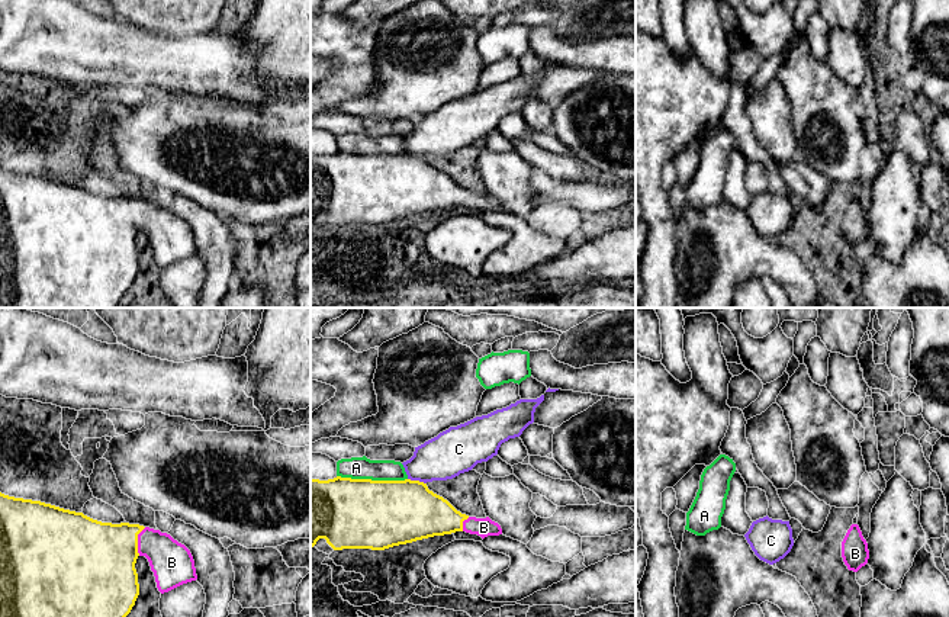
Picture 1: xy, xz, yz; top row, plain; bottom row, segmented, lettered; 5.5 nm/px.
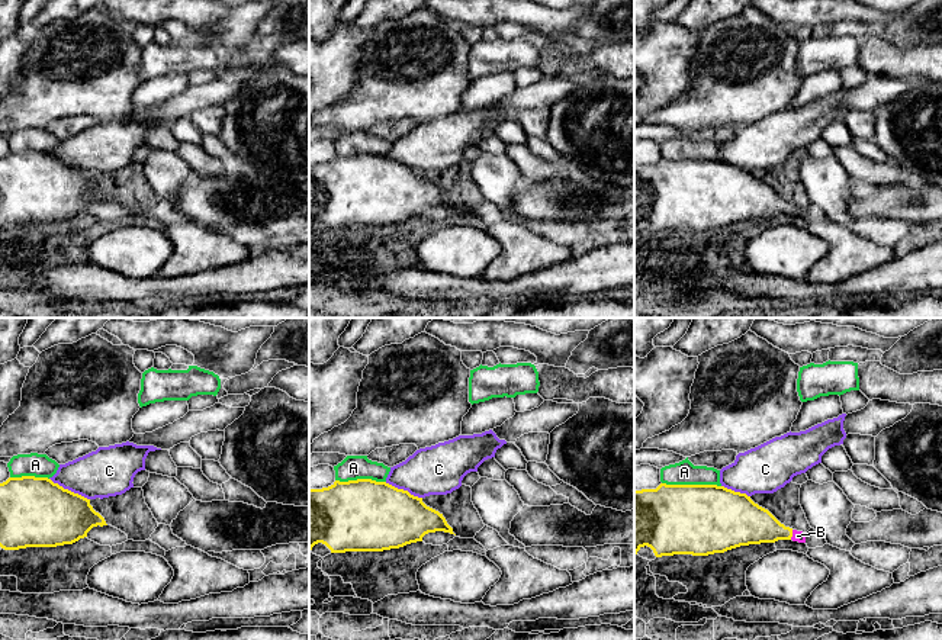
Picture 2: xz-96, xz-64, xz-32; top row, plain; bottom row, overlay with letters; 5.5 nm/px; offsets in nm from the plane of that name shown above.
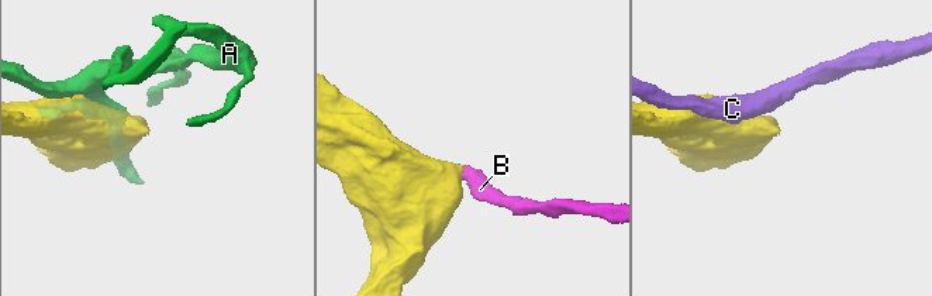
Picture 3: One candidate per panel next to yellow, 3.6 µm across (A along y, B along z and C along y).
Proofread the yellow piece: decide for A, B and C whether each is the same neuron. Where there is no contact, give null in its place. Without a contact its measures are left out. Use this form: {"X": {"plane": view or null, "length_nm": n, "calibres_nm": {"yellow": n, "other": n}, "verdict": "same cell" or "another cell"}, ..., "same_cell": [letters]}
{"A": {"plane": "xz", "length_nm": 400, "calibres_nm": {"yellow": 380, "other": 130}, "verdict": "another cell"}, "B": {"plane": "xy", "length_nm": 170, "calibres_nm": {"yellow": 440, "other": 240}, "verdict": "same cell"}, "C": {"plane": "xz", "length_nm": 110, "calibres_nm": {"yellow": 360, "other": 240}, "verdict": "another cell"}, "same_cell": ["B"]}

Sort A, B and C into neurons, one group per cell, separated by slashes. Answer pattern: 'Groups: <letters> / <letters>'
Groups: A / B / C

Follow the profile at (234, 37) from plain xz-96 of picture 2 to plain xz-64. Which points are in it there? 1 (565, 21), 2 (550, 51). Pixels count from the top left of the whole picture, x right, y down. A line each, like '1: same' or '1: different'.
1: same
2: different

